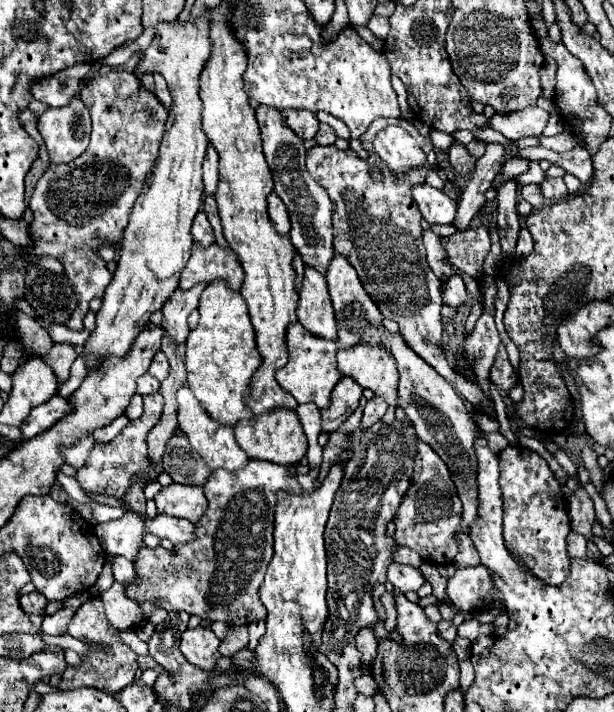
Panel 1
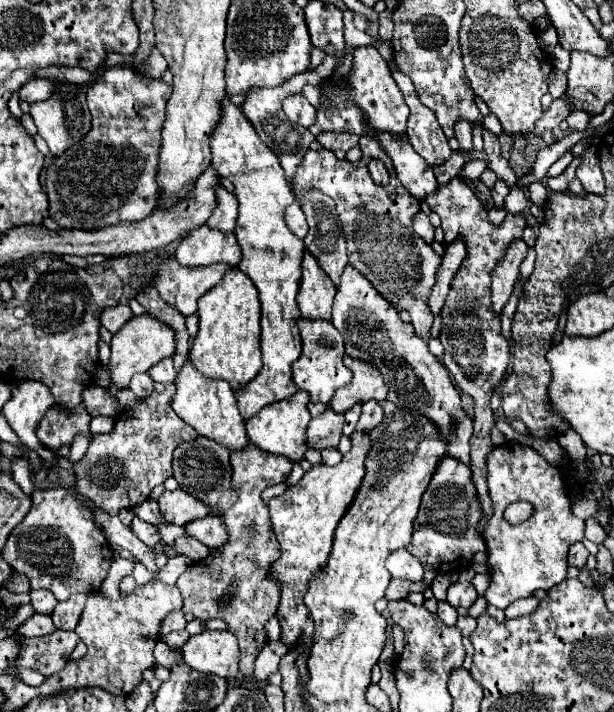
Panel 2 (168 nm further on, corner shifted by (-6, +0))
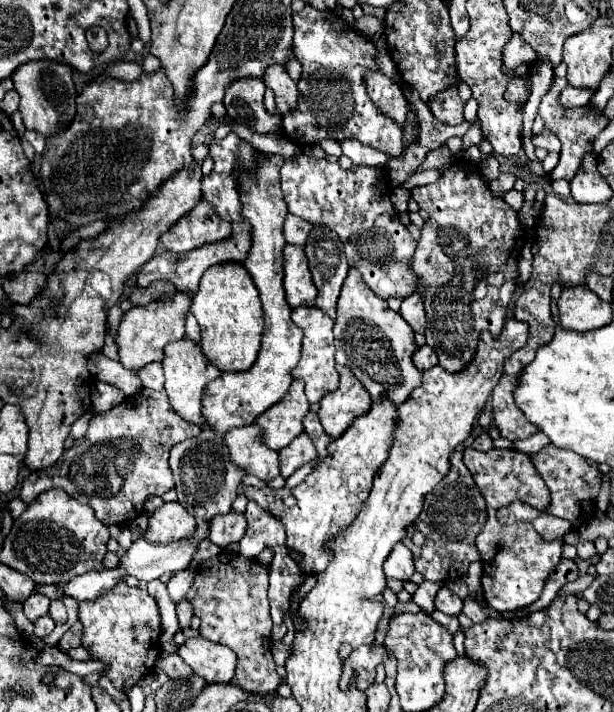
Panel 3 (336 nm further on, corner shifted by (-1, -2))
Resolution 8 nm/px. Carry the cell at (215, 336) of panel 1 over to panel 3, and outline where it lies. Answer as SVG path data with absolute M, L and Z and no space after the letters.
M239 262L211 266L199 284L191 312L201 328L201 352L221 372L245 372L253 366L259 354L263 332L263 310L255 284L249 272Z

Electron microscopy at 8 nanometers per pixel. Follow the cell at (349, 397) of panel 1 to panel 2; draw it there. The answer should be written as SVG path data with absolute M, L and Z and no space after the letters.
M330 408L318 418L312 418L312 422L308 424L308 432L306 432L308 448L314 448L314 450L336 448L342 436L342 424L344 424L344 416L330 412Z

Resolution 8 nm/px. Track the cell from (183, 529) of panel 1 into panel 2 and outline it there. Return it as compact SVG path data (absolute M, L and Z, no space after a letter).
M216 514L194 520L194 524L186 526L186 530L188 530L188 536L200 540L202 544L206 544L210 548L220 548L222 544L226 544L226 538L228 538L224 518L216 516Z

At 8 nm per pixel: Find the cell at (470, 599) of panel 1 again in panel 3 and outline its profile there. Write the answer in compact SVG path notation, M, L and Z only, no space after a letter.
M443 586L435 596L435 606L437 606L437 610L441 610L445 614L459 616L463 610L463 600L457 594L453 594L449 588Z

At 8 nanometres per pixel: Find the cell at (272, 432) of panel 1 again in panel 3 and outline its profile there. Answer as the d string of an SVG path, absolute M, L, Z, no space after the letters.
M293 380L285 398L257 416L255 424L261 426L261 440L271 450L285 448L295 436L303 432L303 418L309 412L309 402L303 392L303 382Z

